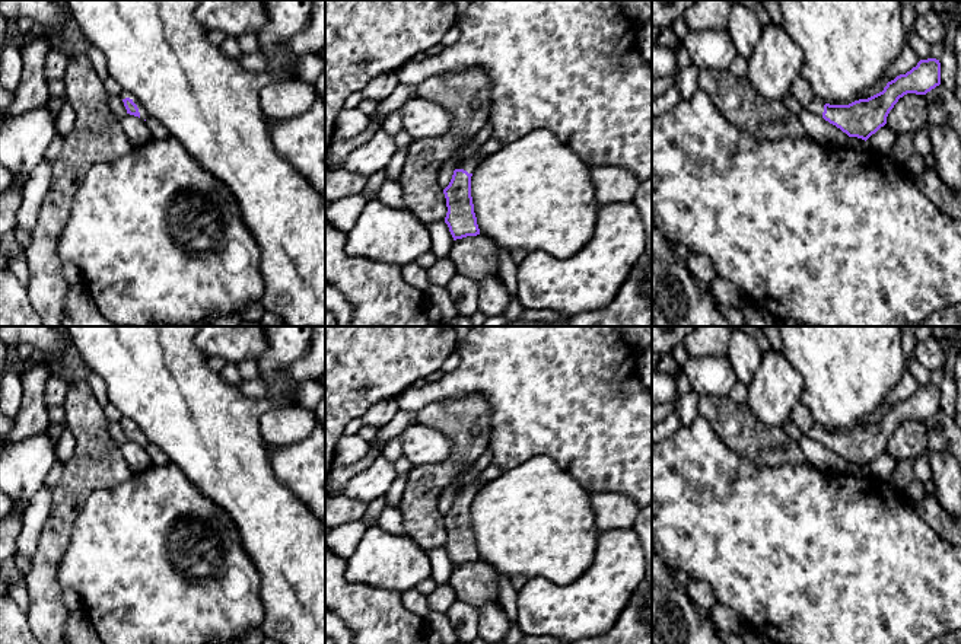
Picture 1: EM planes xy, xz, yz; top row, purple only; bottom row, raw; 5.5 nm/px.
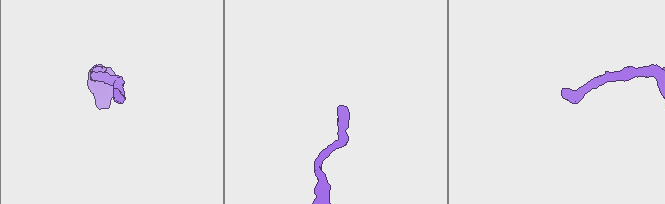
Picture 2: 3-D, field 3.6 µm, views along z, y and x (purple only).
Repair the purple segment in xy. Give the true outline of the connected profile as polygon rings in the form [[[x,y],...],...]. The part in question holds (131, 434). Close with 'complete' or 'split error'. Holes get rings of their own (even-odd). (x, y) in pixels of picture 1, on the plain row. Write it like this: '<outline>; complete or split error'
[[[121,417],[120,420],[124,433],[127,436],[127,440],[139,443],[141,446],[147,446],[147,437],[144,436],[144,433],[140,430],[140,427],[136,424],[134,420],[128,418],[128,417]]]; split error

